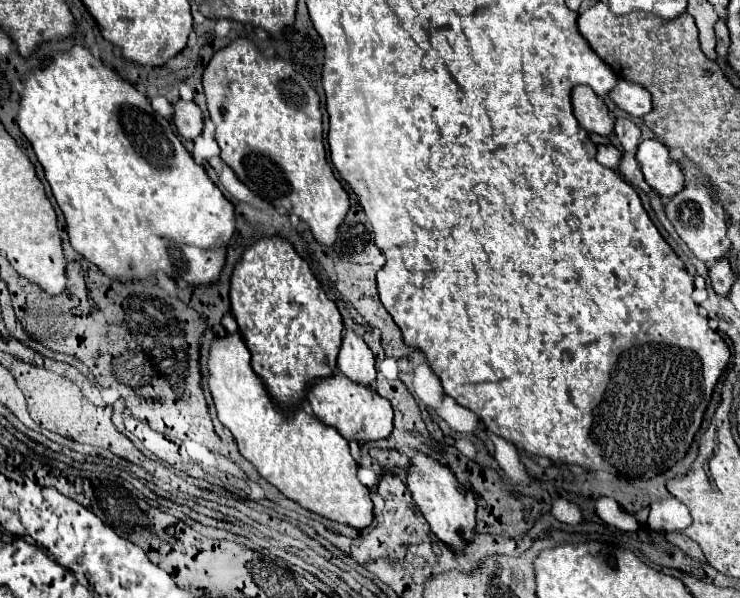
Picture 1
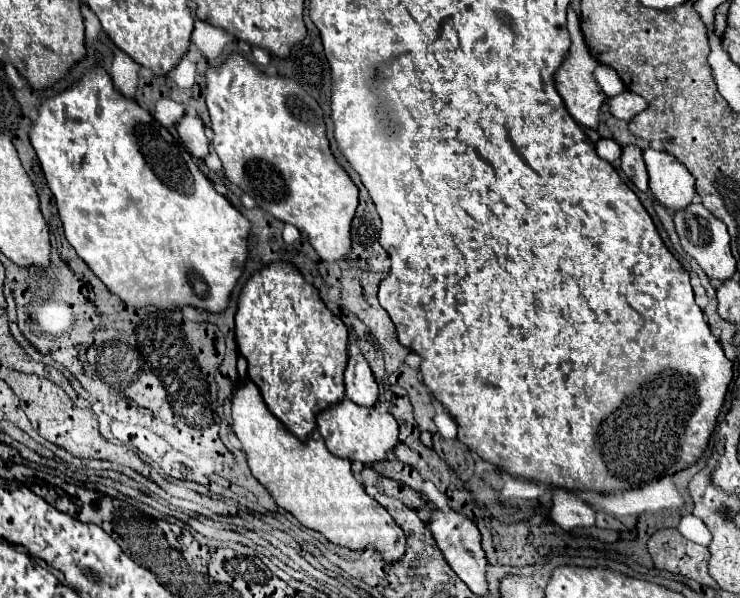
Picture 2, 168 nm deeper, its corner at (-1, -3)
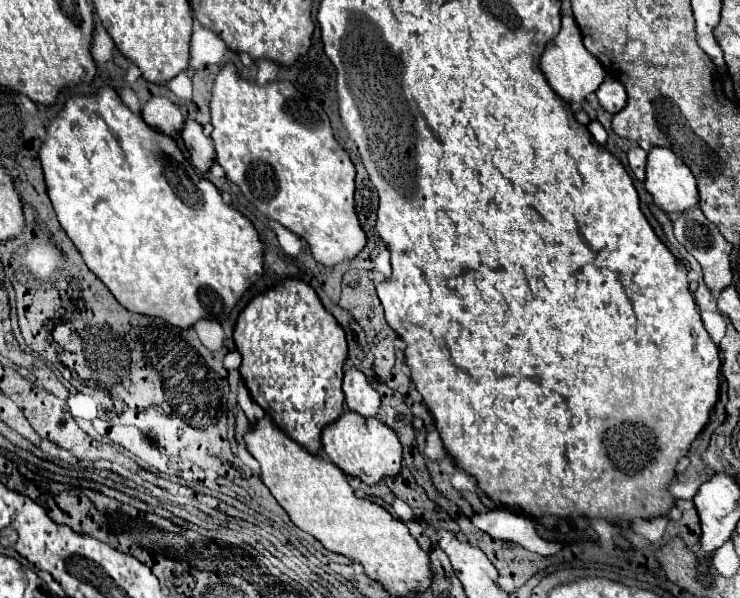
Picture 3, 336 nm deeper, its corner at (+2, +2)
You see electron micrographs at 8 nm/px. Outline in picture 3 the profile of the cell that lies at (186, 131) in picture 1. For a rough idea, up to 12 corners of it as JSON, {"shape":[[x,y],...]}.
{"shape":[[197,121],[181,131],[191,163],[207,173],[215,161],[211,137]]}

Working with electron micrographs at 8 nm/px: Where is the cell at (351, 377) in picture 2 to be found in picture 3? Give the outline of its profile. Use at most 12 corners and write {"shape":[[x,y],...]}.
{"shape":[[347,367],[343,393],[347,409],[375,417],[379,393],[365,375]]}

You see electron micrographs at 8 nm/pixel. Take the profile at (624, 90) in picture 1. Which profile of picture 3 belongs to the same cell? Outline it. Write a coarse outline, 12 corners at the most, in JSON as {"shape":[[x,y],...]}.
{"shape":[[613,79],[595,91],[599,105],[617,113],[627,103],[625,87]]}

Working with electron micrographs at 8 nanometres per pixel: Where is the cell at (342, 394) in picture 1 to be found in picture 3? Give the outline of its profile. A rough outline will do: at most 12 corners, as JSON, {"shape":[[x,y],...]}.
{"shape":[[345,413],[321,435],[327,457],[365,485],[401,471],[379,419]]}

